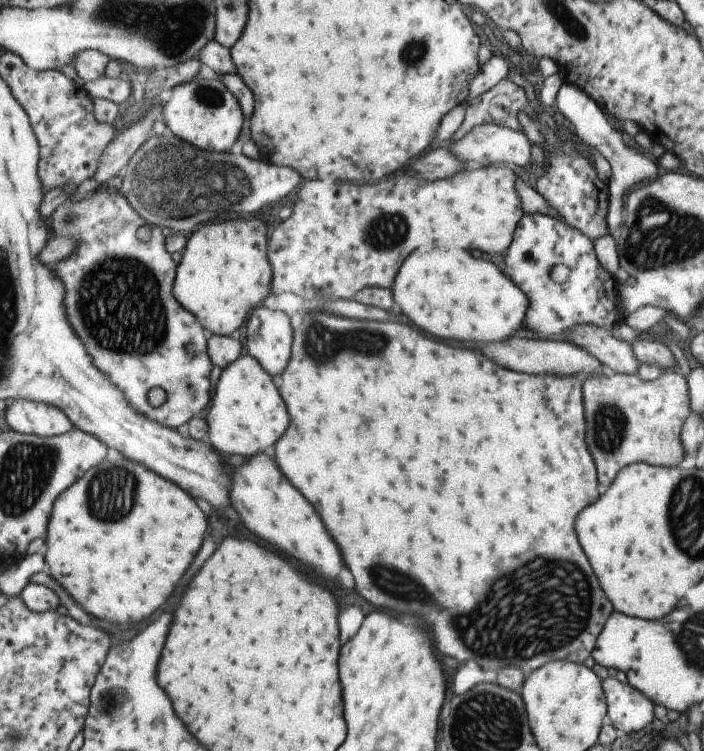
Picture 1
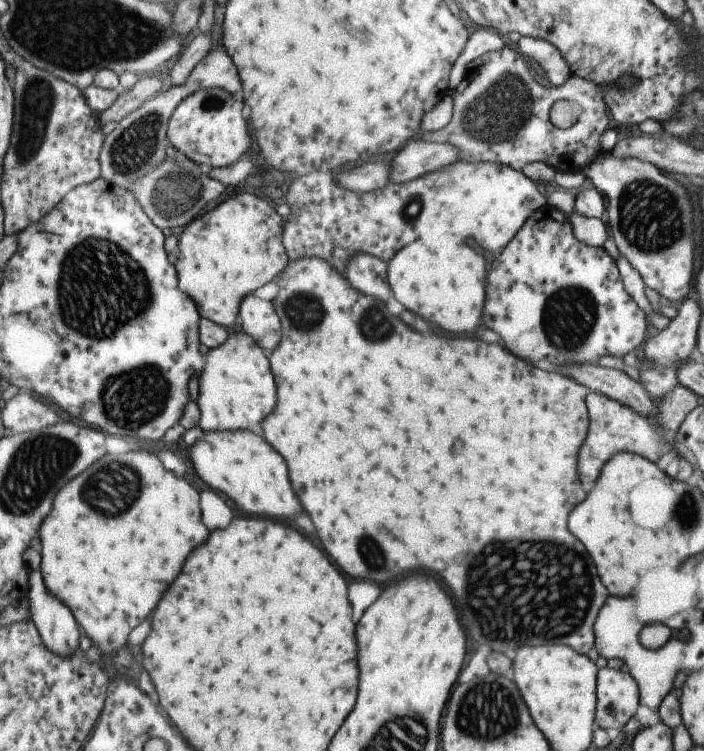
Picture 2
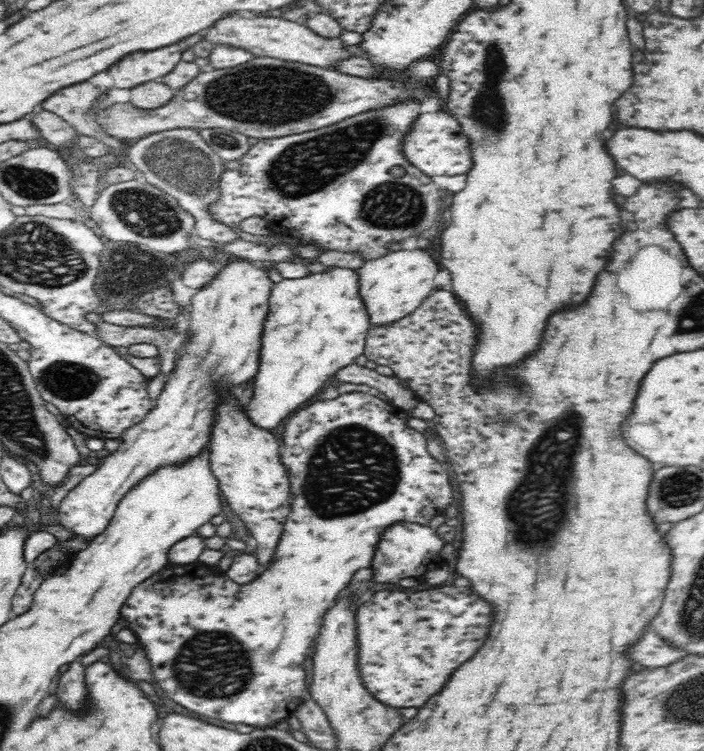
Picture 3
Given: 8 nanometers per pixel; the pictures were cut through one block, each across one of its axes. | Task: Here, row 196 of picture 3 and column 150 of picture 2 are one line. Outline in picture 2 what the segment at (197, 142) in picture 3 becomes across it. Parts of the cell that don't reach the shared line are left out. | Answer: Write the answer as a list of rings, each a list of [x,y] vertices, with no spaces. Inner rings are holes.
[[[177,152],[173,160],[163,160],[157,168],[149,170],[143,178],[137,178],[133,186],[129,186],[129,194],[139,202],[145,216],[151,220],[151,224],[159,230],[175,230],[181,232],[189,222],[199,218],[203,212],[213,210],[217,204],[225,200],[225,194],[229,194],[229,186],[213,180],[207,176],[207,168],[201,170],[197,164],[191,164],[185,156]]]

